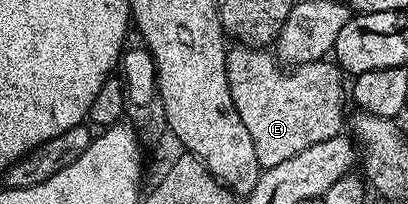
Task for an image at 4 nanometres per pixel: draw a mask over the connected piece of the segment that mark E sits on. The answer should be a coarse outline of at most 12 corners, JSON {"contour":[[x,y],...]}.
{"contour":[[236,47],[225,67],[260,169],[340,135],[339,92]]}

